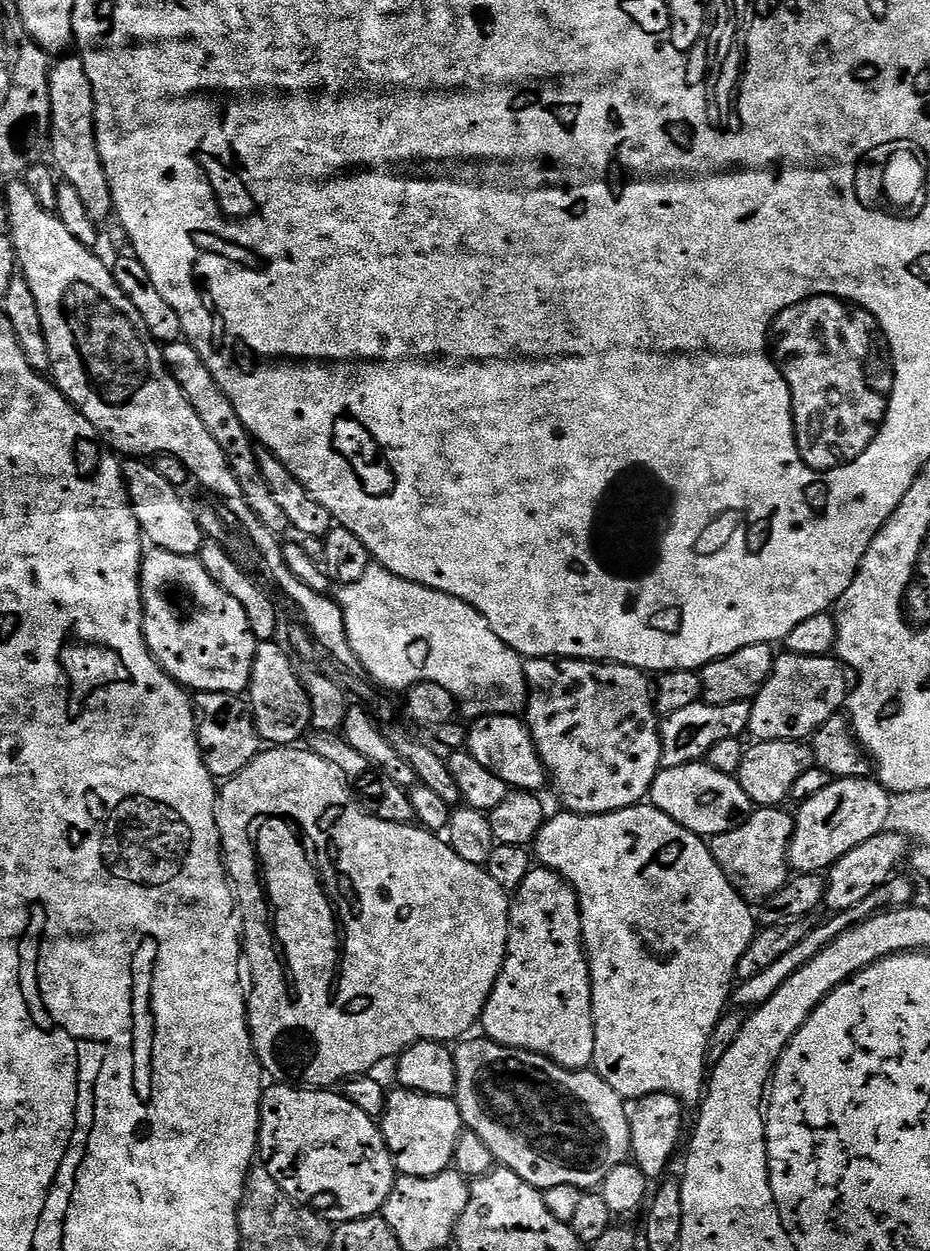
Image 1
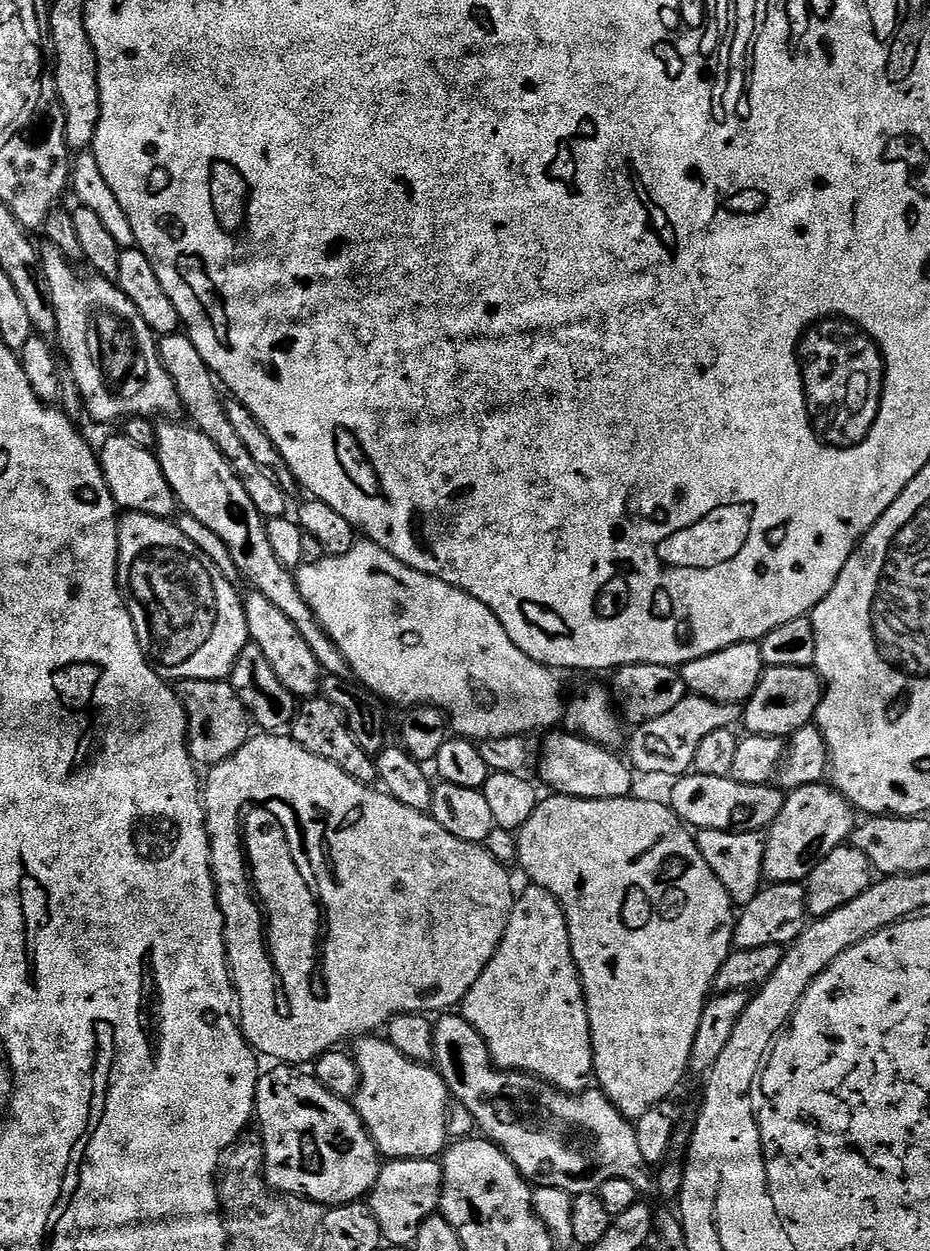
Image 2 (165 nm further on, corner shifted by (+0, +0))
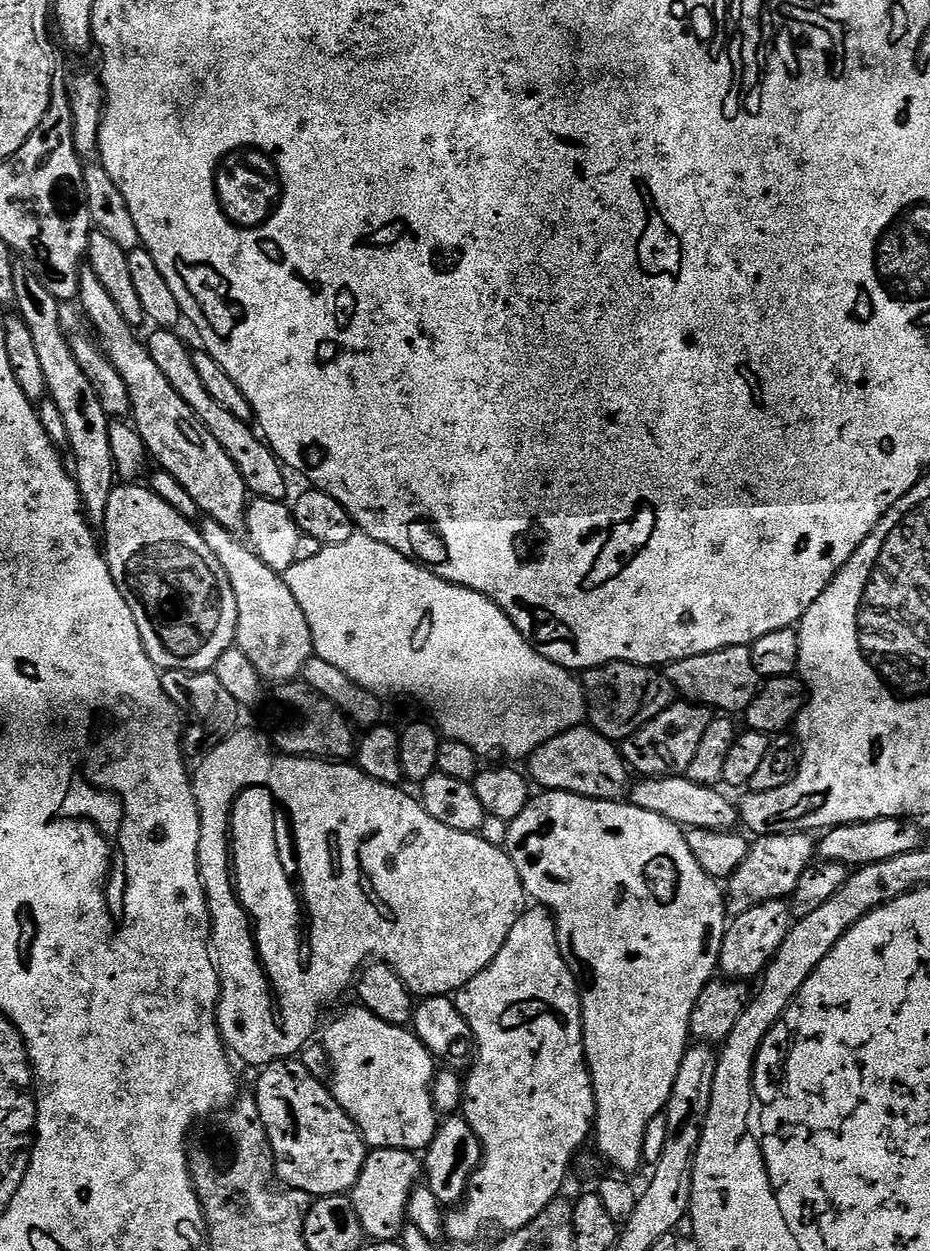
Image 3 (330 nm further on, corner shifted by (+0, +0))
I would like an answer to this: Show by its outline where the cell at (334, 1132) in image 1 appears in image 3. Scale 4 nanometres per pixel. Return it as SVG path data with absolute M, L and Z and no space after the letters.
M296 1058L278 1060L274 1064L267 1065L267 1067L265 1067L261 1072L264 1073L261 1074L260 1081L256 1084L254 1099L256 1101L258 1114L266 1126L268 1141L270 1142L272 1153L276 1159L277 1181L279 1181L281 1185L302 1190L307 1196L311 1196L313 1198L319 1198L321 1196L343 1196L351 1193L352 1187L354 1187L358 1182L358 1174L362 1174L362 1166L364 1165L364 1158L366 1155L366 1145L364 1143L364 1137L361 1136L360 1131L358 1131L355 1124L352 1123L352 1119L342 1110L342 1106L338 1101L336 1101L335 1096L332 1095L329 1085L323 1080L314 1078L314 1076L310 1074L309 1070L306 1070L306 1066L301 1064L301 1061Z

